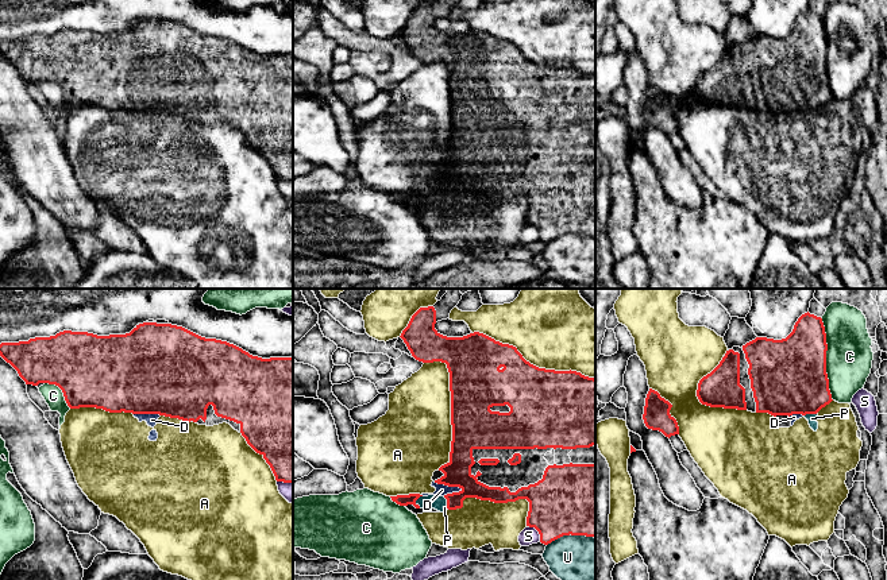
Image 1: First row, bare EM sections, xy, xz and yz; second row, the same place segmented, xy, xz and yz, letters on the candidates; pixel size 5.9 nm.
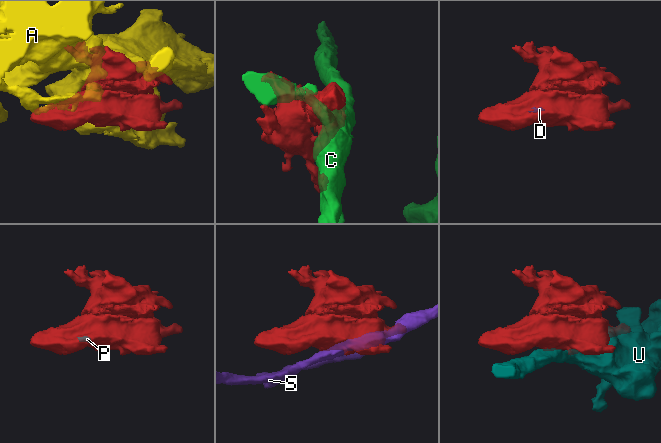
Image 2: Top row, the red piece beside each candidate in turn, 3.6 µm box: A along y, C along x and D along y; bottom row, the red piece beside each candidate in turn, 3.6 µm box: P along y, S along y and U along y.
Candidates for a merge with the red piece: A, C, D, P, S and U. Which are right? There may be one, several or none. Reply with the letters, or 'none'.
none

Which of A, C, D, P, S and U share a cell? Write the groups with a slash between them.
A D P / C / S / U

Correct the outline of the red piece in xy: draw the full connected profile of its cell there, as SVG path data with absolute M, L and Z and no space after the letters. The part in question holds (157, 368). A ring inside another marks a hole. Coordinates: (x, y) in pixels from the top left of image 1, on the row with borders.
M157 322L139 324L126 335L97 336L63 330L50 337L1 343L0 356L18 371L26 384L58 386L70 409L159 414L207 426L227 422L263 456L277 482L293 483L293 357L262 359L227 341L205 339L182 326Z

